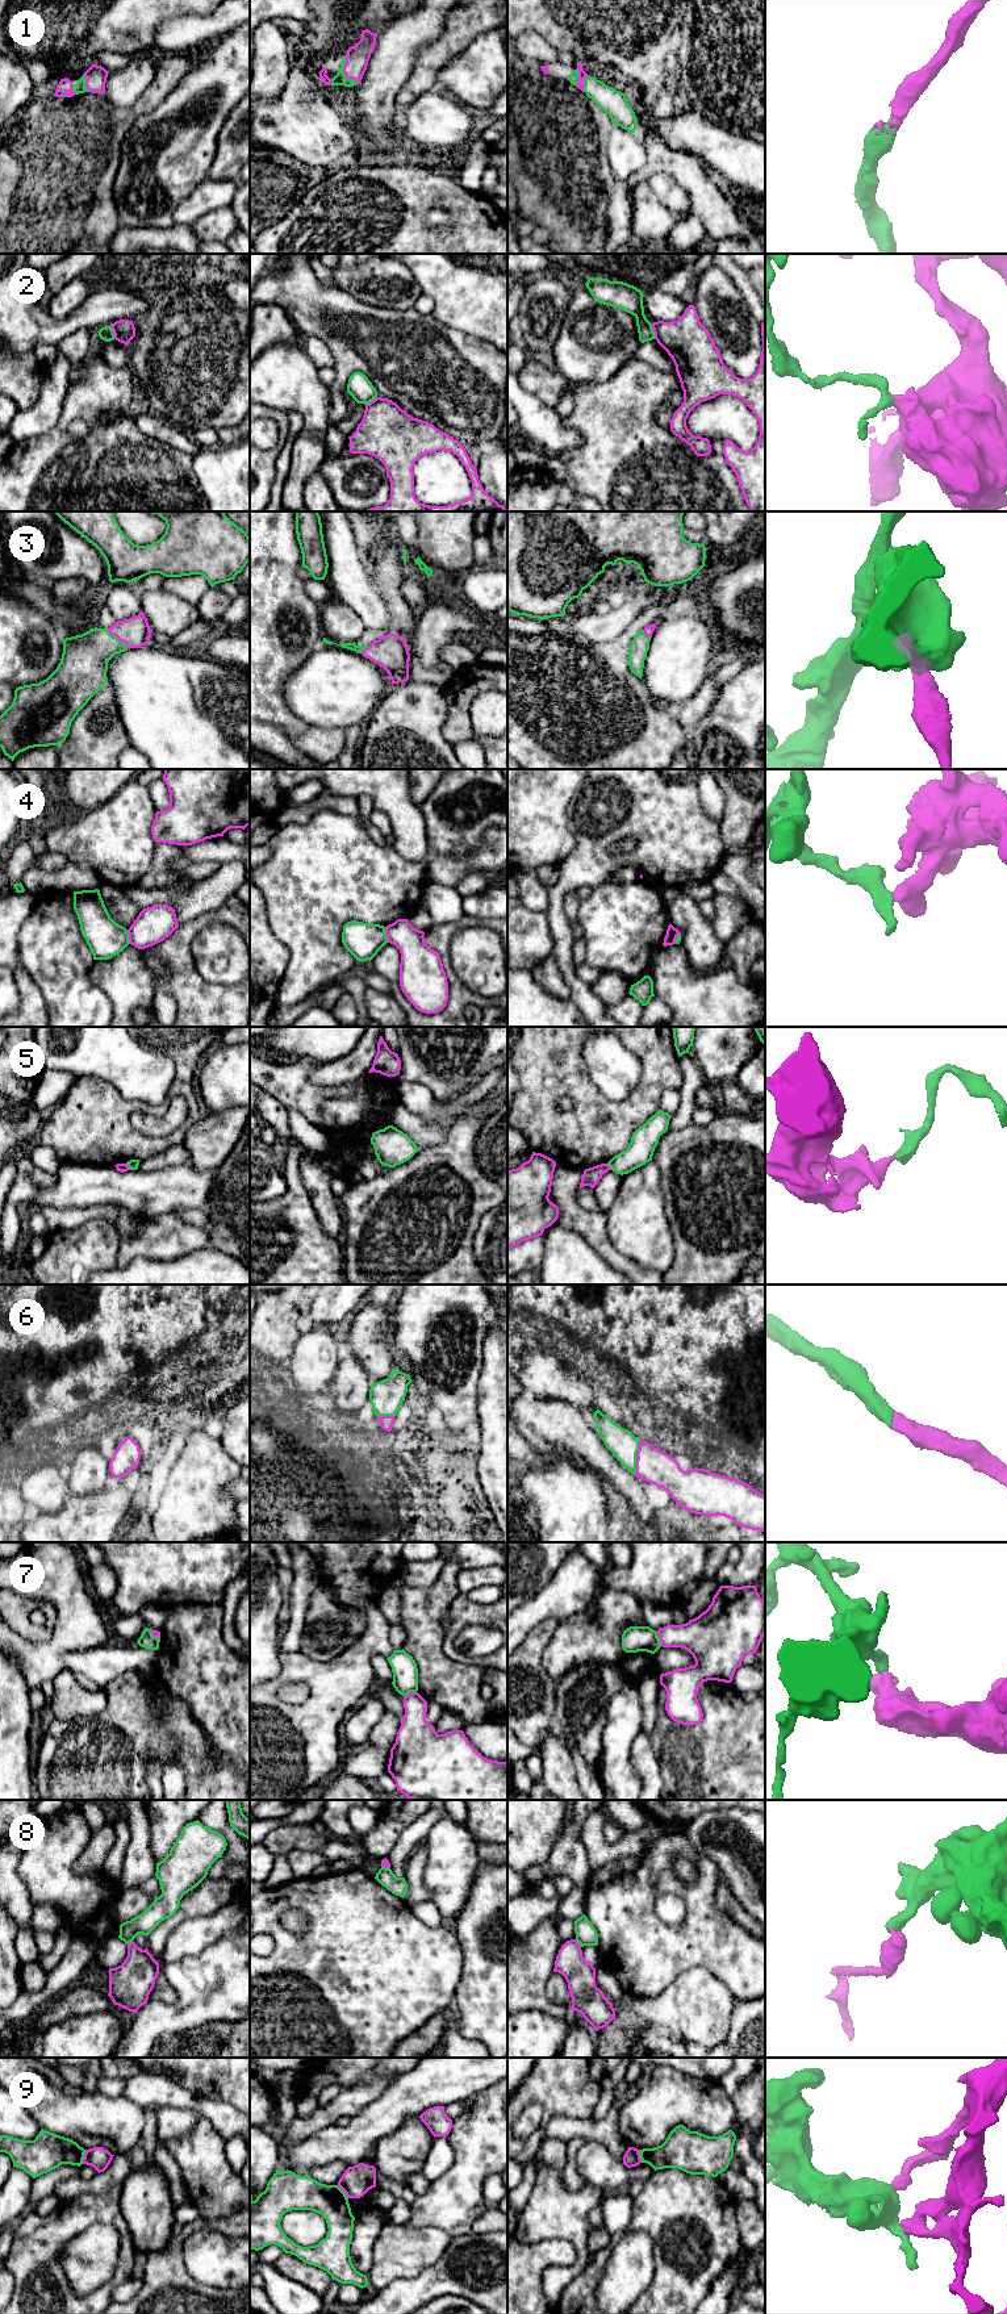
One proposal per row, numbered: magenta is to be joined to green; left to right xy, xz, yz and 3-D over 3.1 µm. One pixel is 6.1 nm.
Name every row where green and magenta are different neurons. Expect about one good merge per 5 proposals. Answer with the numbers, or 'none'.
2, 4, 5, 7, 8, 9

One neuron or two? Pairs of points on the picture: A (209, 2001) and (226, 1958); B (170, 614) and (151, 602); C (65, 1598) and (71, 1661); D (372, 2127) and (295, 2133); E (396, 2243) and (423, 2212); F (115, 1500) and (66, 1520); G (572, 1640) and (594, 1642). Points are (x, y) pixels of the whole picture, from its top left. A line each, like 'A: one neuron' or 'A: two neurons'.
A: one neuron
B: one neuron
C: two neurons
D: two neurons
E: two neurons
F: one neuron
G: one neuron

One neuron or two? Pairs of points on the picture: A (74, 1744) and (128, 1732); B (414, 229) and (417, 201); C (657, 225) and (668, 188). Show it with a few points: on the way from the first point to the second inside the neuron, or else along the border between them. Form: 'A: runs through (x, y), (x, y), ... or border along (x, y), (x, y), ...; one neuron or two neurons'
A: runs through (88, 1744), (116, 1744); one neuron
B: runs through (414, 222), (416, 208); one neuron
C: border along (647, 182), (660, 201); two neurons

